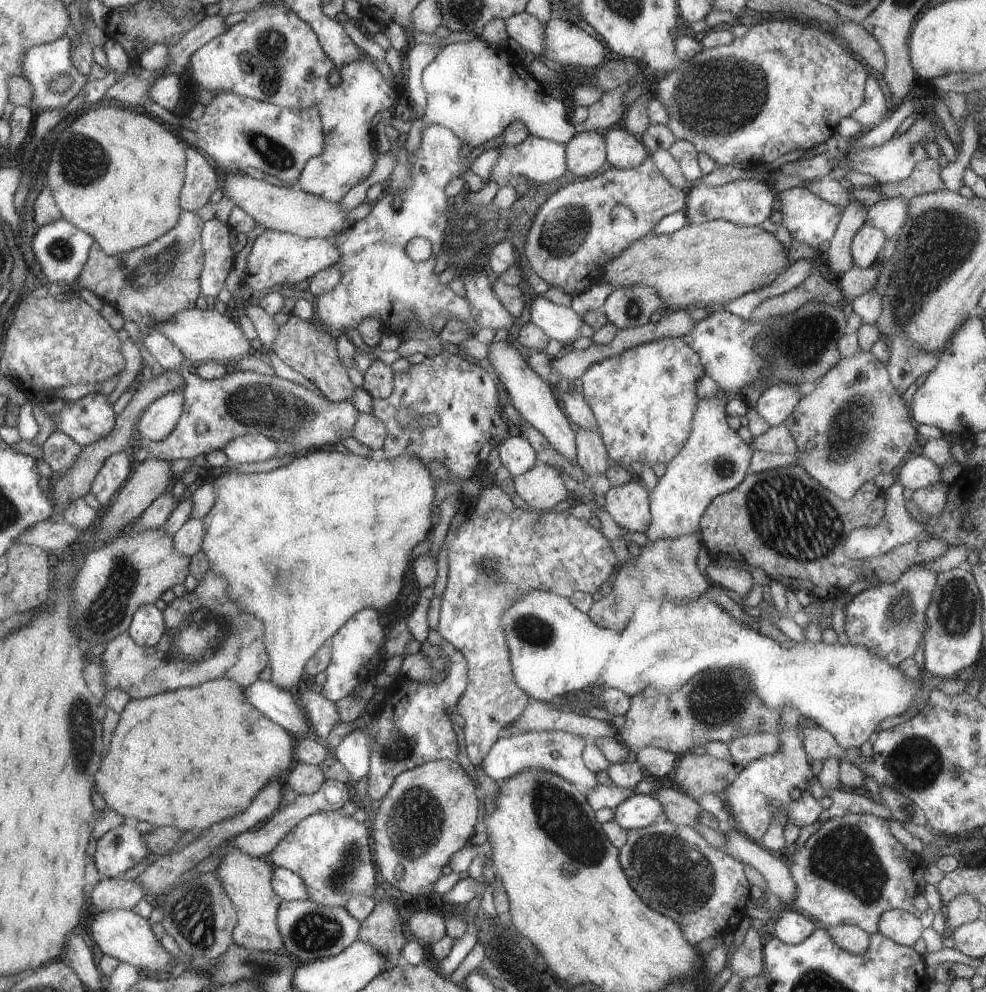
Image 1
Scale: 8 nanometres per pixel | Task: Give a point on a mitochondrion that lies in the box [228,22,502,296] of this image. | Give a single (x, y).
(271, 44)

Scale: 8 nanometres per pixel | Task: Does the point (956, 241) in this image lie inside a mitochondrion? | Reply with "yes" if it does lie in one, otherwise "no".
yes

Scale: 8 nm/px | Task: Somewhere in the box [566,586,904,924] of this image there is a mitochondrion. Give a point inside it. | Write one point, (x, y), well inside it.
(668, 868)

